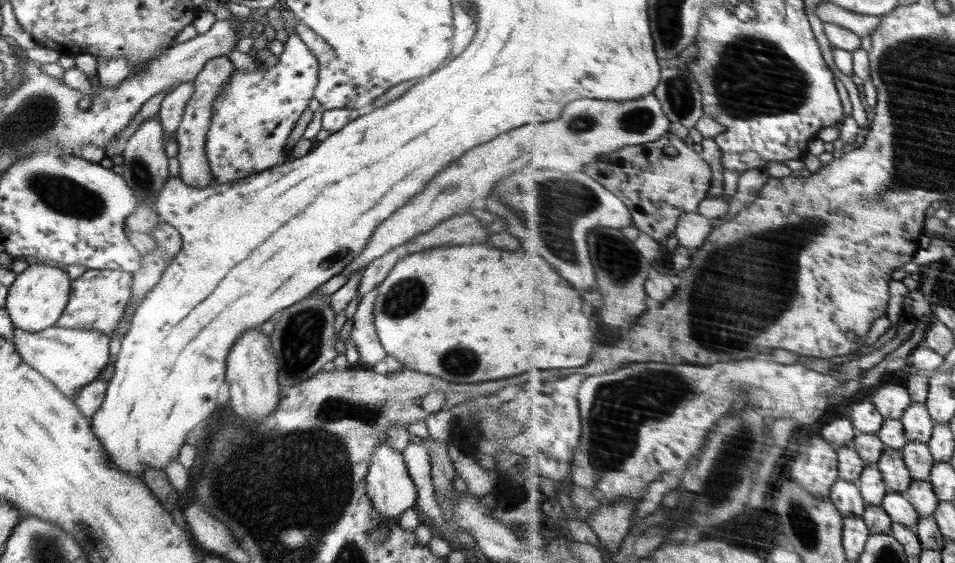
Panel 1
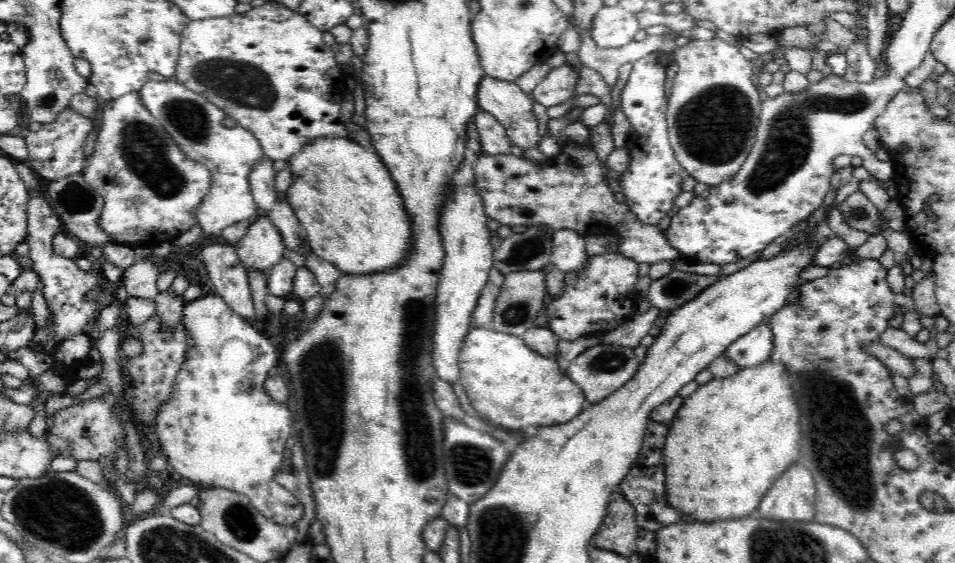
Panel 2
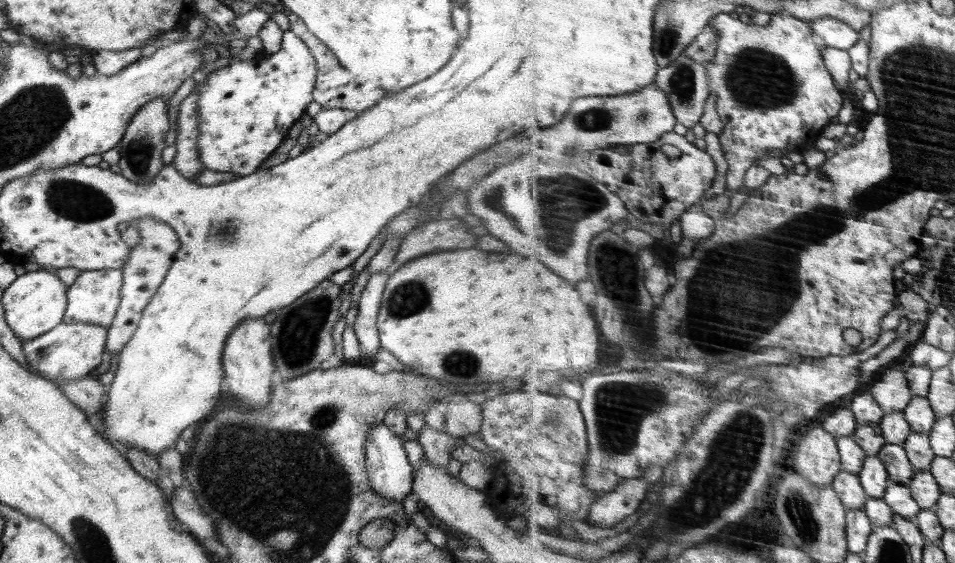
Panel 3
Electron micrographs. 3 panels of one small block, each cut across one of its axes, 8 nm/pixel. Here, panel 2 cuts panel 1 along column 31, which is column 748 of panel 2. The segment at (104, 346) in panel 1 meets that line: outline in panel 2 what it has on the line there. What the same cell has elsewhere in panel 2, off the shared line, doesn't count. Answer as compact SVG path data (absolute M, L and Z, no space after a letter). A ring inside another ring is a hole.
M762 321L756 329L738 338L723 356L728 356L739 370L760 366L771 359L773 333L767 321Z

